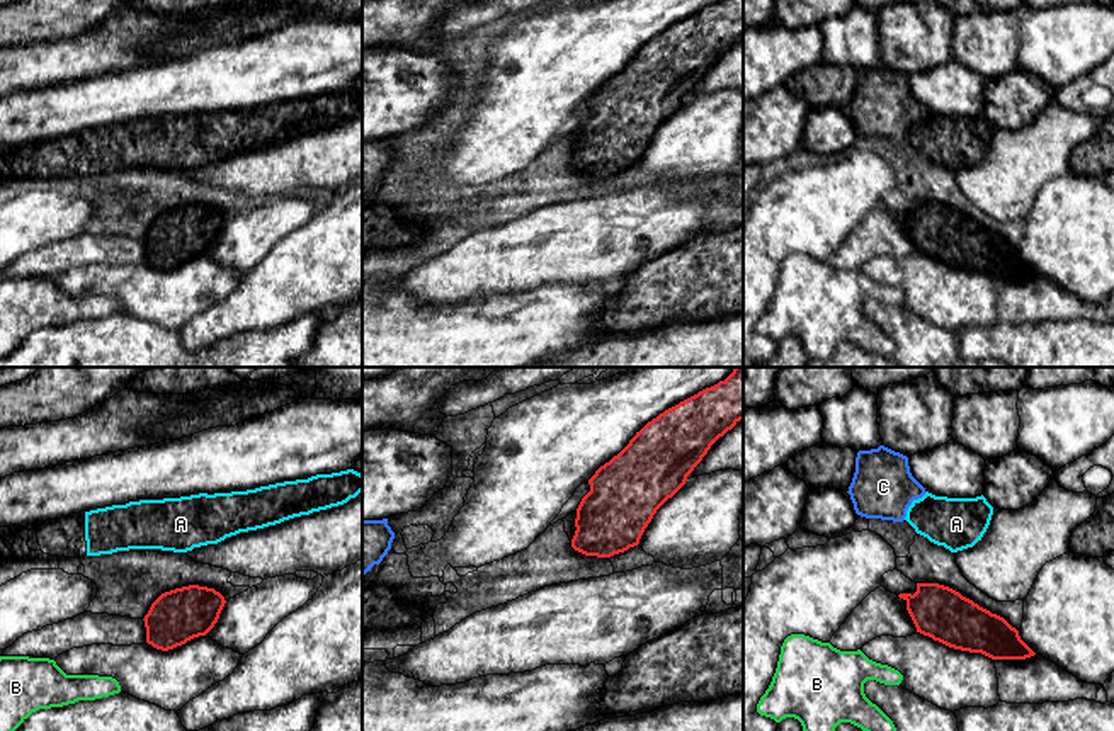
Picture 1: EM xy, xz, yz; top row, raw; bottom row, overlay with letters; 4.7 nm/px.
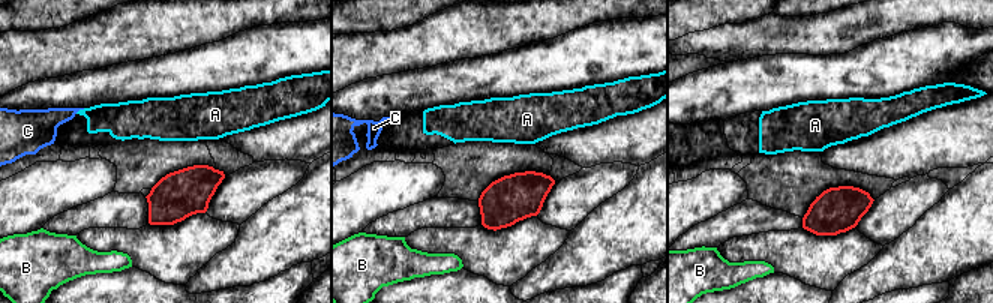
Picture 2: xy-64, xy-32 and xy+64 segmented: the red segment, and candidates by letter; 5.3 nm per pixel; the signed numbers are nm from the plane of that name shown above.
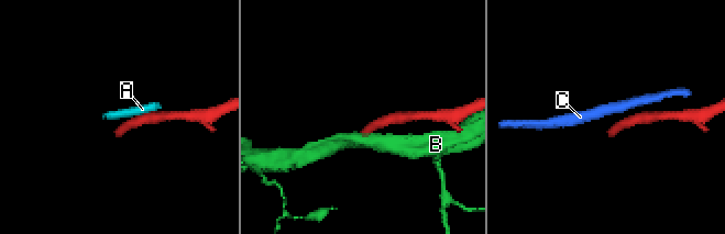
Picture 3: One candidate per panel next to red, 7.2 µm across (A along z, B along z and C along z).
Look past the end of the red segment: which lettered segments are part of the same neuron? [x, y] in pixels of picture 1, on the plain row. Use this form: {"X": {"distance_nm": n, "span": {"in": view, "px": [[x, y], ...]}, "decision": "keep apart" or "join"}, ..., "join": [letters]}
{"A": {"distance_nm": 160, "span": {"in": "xy", "px": [[189, 204], [186, 170]]}, "decision": "keep apart"}, "B": {"distance_nm": 200, "span": {"in": "yz", "px": [[917, 250], [897, 289]]}, "decision": "keep apart"}, "C": {"distance_nm": 300, "span": {"in": "yz", "px": [[917, 203], [902, 140]]}, "decision": "keep apart"}, "join": []}

